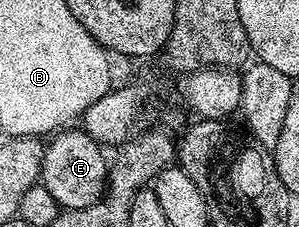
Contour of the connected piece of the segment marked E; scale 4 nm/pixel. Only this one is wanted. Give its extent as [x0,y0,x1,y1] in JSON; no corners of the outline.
[41,127,108,210]

